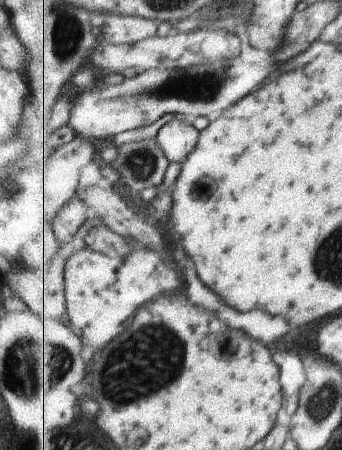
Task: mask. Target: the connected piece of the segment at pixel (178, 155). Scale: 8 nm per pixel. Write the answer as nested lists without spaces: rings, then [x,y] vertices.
[[[172,119],[159,129],[155,138],[171,162],[183,162],[197,148],[200,132],[183,120]]]

